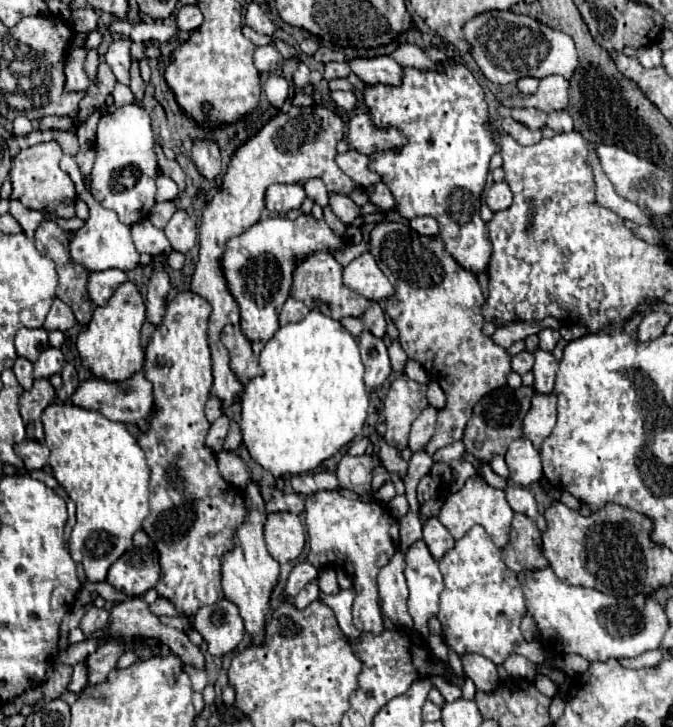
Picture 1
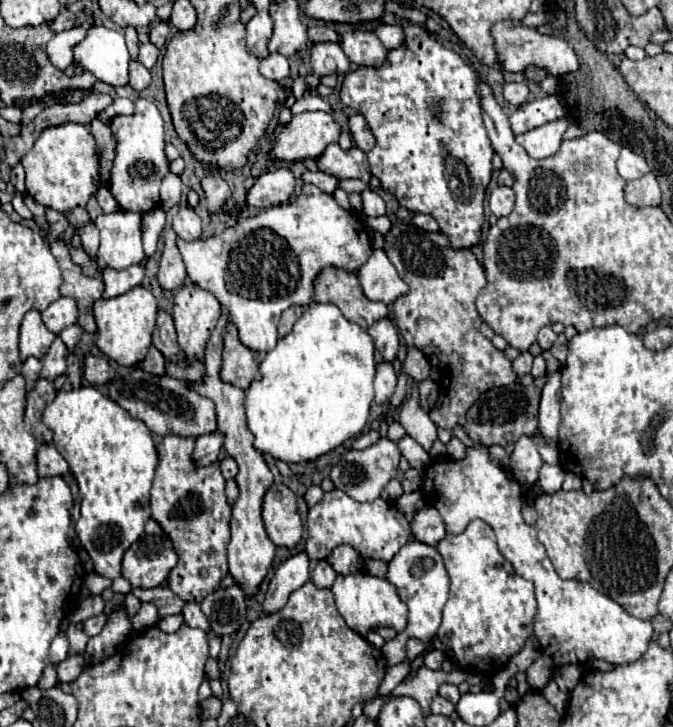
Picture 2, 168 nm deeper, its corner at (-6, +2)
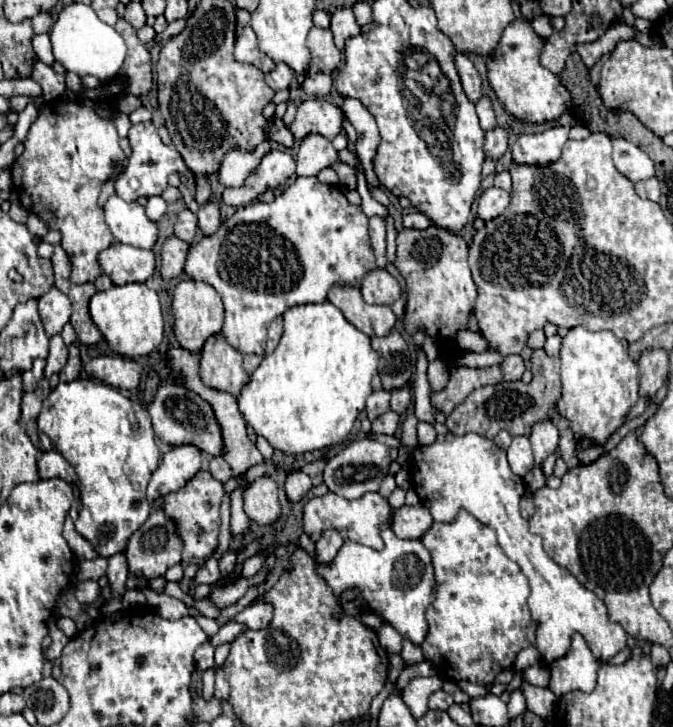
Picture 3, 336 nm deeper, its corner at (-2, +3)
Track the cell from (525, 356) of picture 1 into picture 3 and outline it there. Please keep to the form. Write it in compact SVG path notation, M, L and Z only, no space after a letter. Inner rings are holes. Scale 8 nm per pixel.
M507 355L505 361L501 363L501 369L503 369L505 381L519 381L523 371L525 371L523 357L521 355Z

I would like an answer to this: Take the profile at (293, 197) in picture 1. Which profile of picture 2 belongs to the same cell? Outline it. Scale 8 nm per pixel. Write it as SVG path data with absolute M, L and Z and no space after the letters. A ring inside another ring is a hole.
M277 168L263 172L255 178L255 184L245 192L245 202L253 208L269 208L285 204L295 190L295 176L289 168Z

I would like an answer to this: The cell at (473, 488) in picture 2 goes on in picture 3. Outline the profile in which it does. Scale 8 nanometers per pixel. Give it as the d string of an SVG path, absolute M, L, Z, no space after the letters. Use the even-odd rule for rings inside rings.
M451 433L439 435L433 445L419 445L415 449L413 487L437 523L451 523L457 519L457 513L465 509L483 525L495 529L503 553L515 561L529 579L529 609L537 627L535 647L547 665L567 655L575 633L587 641L599 661L607 661L627 647L627 631L609 619L607 605L593 591L585 589L569 571L551 561L543 551L541 537L529 531L529 523L519 513L523 479L509 469L505 449L477 433L467 433L463 437Z

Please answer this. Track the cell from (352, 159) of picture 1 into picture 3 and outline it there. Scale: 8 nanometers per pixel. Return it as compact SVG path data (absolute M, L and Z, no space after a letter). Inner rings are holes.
M321 135L305 137L297 151L297 175L317 175L325 167L333 167L339 161L337 149L329 139Z

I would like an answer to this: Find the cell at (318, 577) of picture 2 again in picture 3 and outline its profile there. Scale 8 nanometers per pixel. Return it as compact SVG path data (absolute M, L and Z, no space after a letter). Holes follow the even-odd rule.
M327 531L327 533L323 533L323 537L317 541L315 561L317 561L319 565L329 565L329 563L335 559L337 551L341 549L341 545L343 545L343 539L341 539L341 535L339 535L337 531Z

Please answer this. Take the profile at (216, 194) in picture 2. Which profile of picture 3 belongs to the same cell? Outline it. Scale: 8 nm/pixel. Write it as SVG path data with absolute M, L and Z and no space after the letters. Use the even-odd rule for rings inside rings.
M209 199L205 205L199 207L197 215L199 215L199 227L201 227L203 235L215 233L215 229L221 223L221 219L219 219L219 203L215 199Z

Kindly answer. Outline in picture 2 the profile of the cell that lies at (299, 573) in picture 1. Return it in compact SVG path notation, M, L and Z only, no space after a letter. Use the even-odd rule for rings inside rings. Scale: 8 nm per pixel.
M305 552L293 554L285 562L281 562L265 592L263 614L279 612L287 604L287 596L293 590L301 588L307 580L309 580L309 558Z

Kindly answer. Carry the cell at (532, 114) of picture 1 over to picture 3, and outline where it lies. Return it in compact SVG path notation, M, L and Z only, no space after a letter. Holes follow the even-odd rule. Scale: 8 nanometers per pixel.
M495 127L485 135L485 155L491 159L499 159L509 145L509 131L503 127Z

